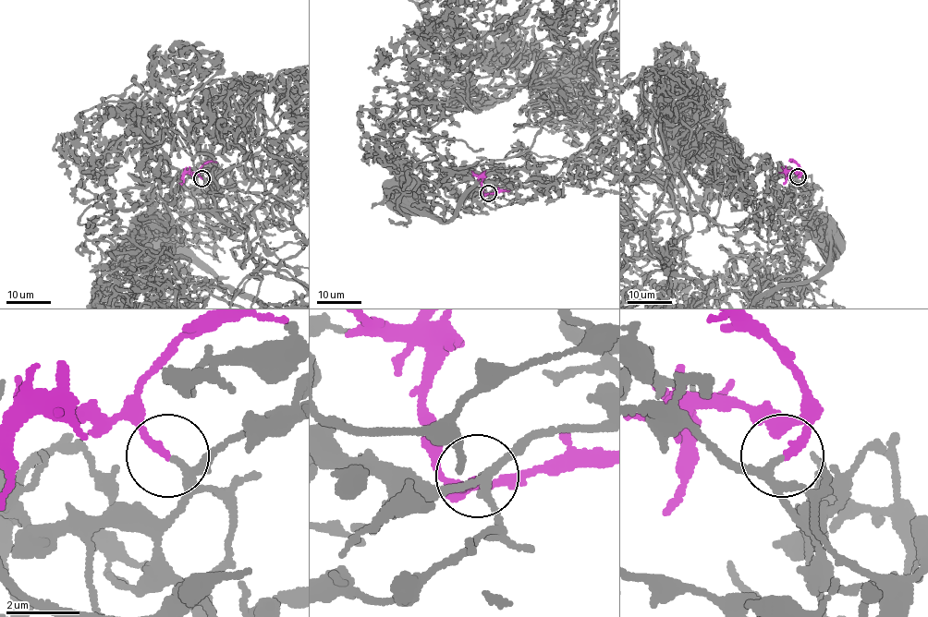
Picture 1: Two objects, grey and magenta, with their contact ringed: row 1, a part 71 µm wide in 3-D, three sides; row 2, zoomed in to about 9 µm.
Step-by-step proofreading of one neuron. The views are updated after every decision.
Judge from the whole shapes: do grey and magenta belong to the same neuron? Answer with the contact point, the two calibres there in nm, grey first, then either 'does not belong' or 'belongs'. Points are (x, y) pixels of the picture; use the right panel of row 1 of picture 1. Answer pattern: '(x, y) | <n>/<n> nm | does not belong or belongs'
(798, 176) | 150/200 nm | belongs

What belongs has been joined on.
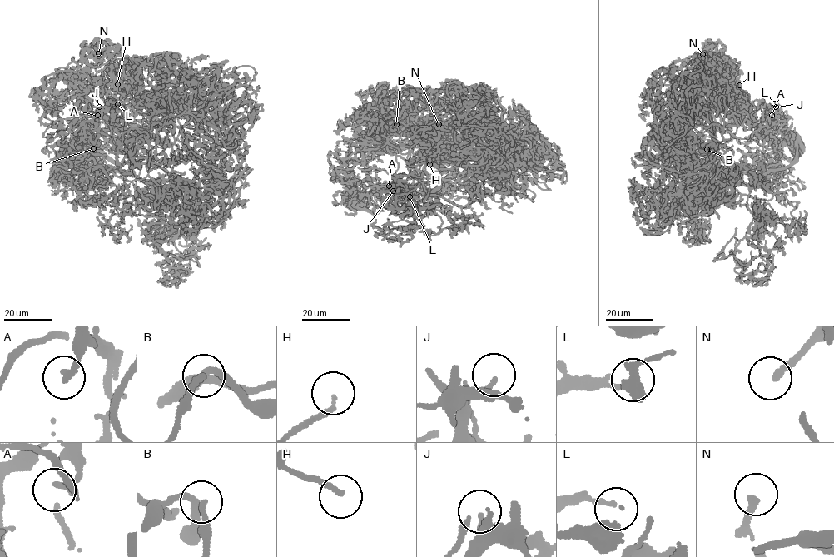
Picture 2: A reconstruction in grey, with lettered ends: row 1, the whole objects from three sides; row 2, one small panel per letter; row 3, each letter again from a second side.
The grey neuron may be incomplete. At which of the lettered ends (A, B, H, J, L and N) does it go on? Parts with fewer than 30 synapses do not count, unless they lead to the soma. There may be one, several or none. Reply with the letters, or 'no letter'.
B, H, N

